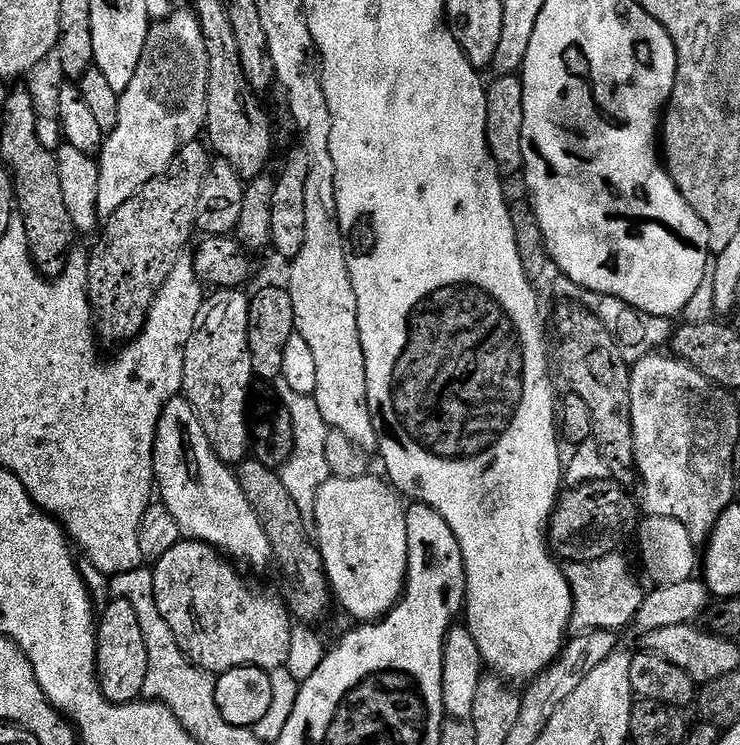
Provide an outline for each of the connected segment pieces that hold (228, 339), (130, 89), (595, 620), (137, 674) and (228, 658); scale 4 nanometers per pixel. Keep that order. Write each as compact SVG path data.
M216 290L205 299L204 311L196 321L190 342L184 351L184 386L182 395L190 402L202 430L223 464L239 466L250 452L250 419L248 420L248 387L254 384L252 363L248 353L249 297L240 290Z
M177 7L168 17L166 17L165 20L157 20L151 25L151 27L149 27L148 37L146 38L146 46L142 50L142 58L138 62L138 70L134 70L134 78L130 82L130 86L126 86L126 90L120 93L118 126L114 126L107 133L104 146L98 153L100 173L98 174L97 214L100 218L112 216L114 214L114 210L118 210L118 206L122 206L122 202L126 202L130 198L134 198L134 194L138 190L142 190L142 186L146 186L146 182L150 182L150 178L154 178L168 169L170 162L178 154L180 147L184 144L188 144L191 140L197 139L197 137L205 131L209 78L210 58L206 58L206 38L202 38L202 26L198 22L195 11L188 9L187 12L186 9Z
M617 554L598 558L589 564L568 564L564 577L572 591L572 618L570 628L573 633L616 632L631 625L640 612L646 595L645 589L636 585L623 555Z
M112 598L98 616L96 626L96 677L100 680L100 689L111 704L131 704L144 696L146 686L146 638L142 638L142 626L138 622L138 613L128 600Z
M181 539L174 550L162 554L162 558L155 561L152 568L158 610L162 618L166 618L170 630L174 630L174 638L178 638L180 649L197 668L213 674L229 672L235 668L260 668L270 674L275 668L287 665L294 621L288 617L289 609L281 597L279 600L276 596L263 596L258 589L243 584L231 566L223 555L217 554L207 544Z

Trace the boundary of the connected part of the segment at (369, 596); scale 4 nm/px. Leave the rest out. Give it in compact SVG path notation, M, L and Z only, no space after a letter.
M369 474L362 478L330 478L322 486L322 490L318 490L314 540L322 554L324 572L328 576L328 587L331 595L335 599L336 596L340 599L341 606L356 619L356 622L375 622L387 616L388 611L395 608L397 602L400 601L400 597L404 591L404 579L408 577L408 527L406 526L406 518L404 517L406 504L400 493L391 484L385 482L381 477L380 480L375 474Z

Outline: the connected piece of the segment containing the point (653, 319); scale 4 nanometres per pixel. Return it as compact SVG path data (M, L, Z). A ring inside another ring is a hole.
M563 278L557 280L556 292L560 295L559 299L564 302L578 303L586 310L590 310L590 314L594 314L594 318L598 318L598 322L602 322L602 326L606 326L606 330L610 330L618 354L630 366L637 364L642 358L653 355L657 350L663 349L660 347L663 344L665 347L671 341L674 324L669 317L646 314L642 310L630 306L630 302L622 302L622 298L614 298L610 294L598 294L594 290L579 288L573 280Z

